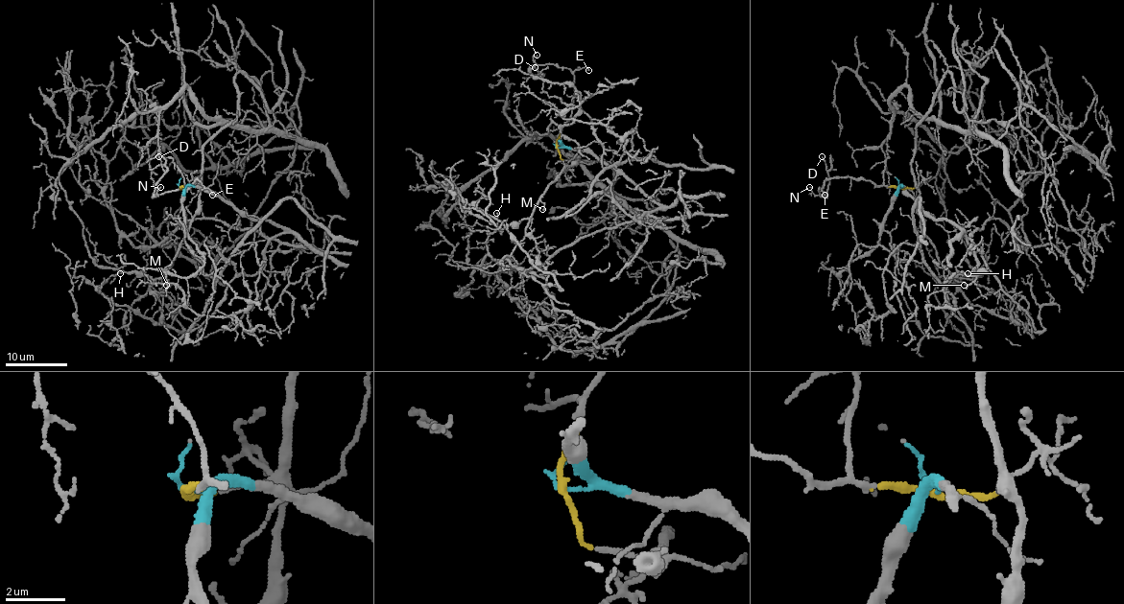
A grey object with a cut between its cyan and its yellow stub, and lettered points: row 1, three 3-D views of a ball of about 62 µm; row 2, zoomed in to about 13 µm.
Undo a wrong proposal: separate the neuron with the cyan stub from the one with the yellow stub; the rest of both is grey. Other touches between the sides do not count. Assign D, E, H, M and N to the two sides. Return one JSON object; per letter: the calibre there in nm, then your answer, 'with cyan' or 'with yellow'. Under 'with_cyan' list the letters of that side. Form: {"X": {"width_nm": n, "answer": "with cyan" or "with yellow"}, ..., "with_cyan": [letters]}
{"D": {"width_nm": 110, "answer": "with yellow"}, "E": {"width_nm": 120, "answer": "with yellow"}, "H": {"width_nm": 130, "answer": "with yellow"}, "M": {"width_nm": 120, "answer": "with yellow"}, "N": {"width_nm": 110, "answer": "with yellow"}, "with_cyan": []}

